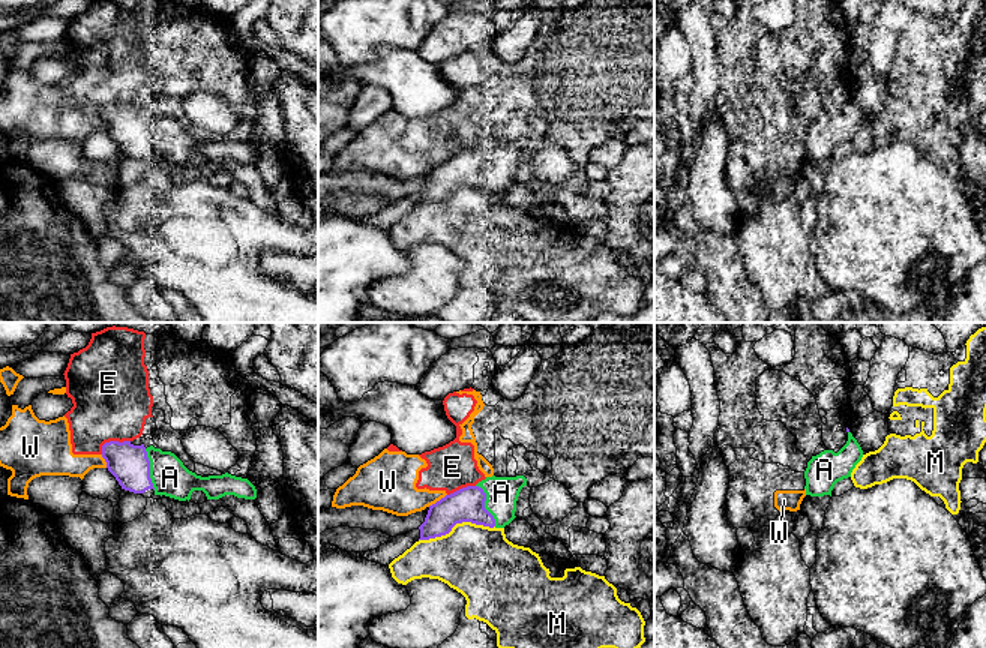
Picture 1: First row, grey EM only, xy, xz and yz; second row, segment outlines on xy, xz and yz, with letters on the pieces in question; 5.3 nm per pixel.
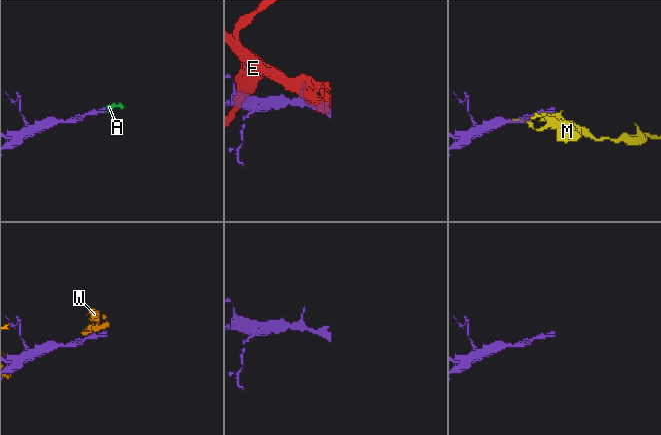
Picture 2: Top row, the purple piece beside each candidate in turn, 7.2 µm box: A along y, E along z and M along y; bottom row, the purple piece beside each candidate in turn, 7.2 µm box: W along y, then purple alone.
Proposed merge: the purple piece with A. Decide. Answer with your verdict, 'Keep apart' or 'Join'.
Join

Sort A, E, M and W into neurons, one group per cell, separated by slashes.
A / E W / M

